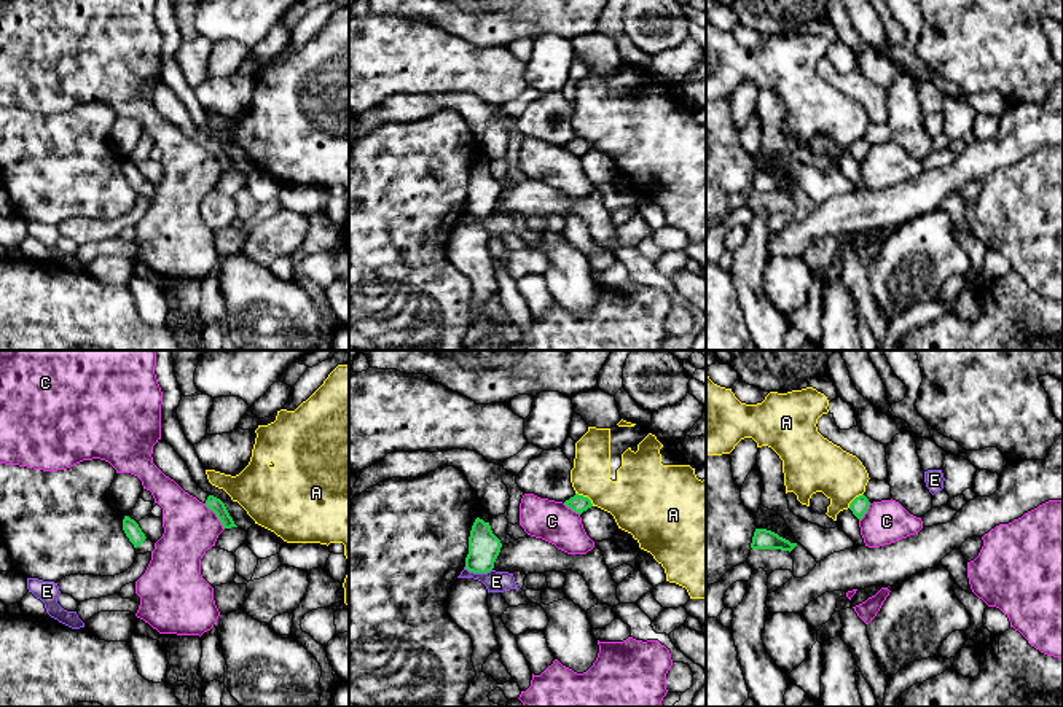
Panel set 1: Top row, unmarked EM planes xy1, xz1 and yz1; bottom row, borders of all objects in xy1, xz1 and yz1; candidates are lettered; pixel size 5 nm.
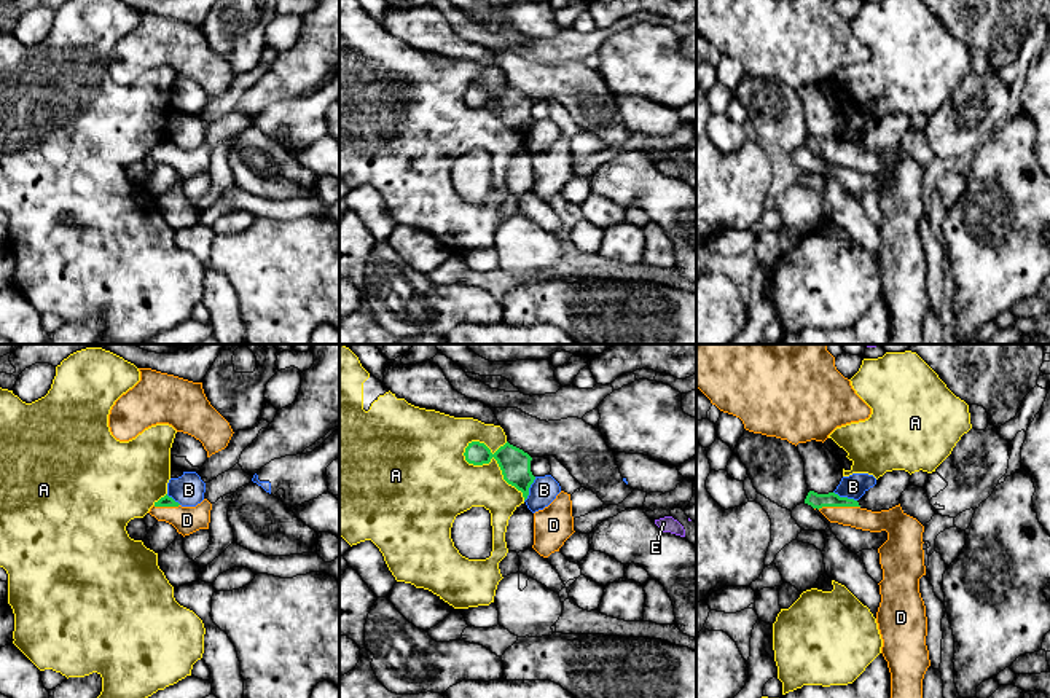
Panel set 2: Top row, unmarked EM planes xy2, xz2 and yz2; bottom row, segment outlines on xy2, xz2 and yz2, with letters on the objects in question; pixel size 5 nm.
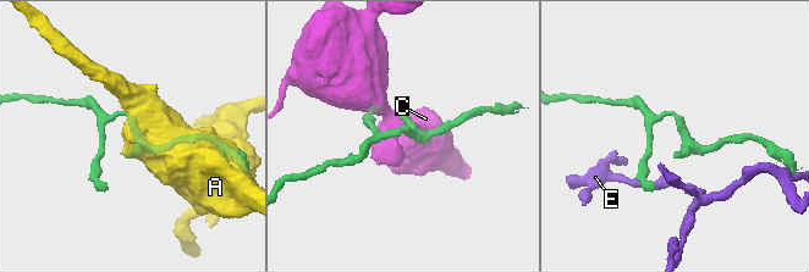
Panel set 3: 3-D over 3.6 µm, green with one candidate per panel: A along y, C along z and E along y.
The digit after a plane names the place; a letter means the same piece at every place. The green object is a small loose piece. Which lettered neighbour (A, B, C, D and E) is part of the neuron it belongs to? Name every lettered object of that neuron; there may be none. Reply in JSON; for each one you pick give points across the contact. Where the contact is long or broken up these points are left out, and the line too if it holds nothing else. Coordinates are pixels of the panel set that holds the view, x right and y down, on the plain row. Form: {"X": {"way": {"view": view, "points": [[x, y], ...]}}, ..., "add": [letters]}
{"D": {"way": {"view": "yz2", "points": [[816, 144], [838, 149], [861, 161]]}}, "add": ["D"]}

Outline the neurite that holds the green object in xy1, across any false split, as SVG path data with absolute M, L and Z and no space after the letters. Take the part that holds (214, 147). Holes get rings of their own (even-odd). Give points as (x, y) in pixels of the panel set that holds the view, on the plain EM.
M209 139L207 143L206 143L206 150L217 158L217 161L222 166L223 172L237 170L234 167L233 161L229 159L225 146L220 142L217 142L214 139Z

